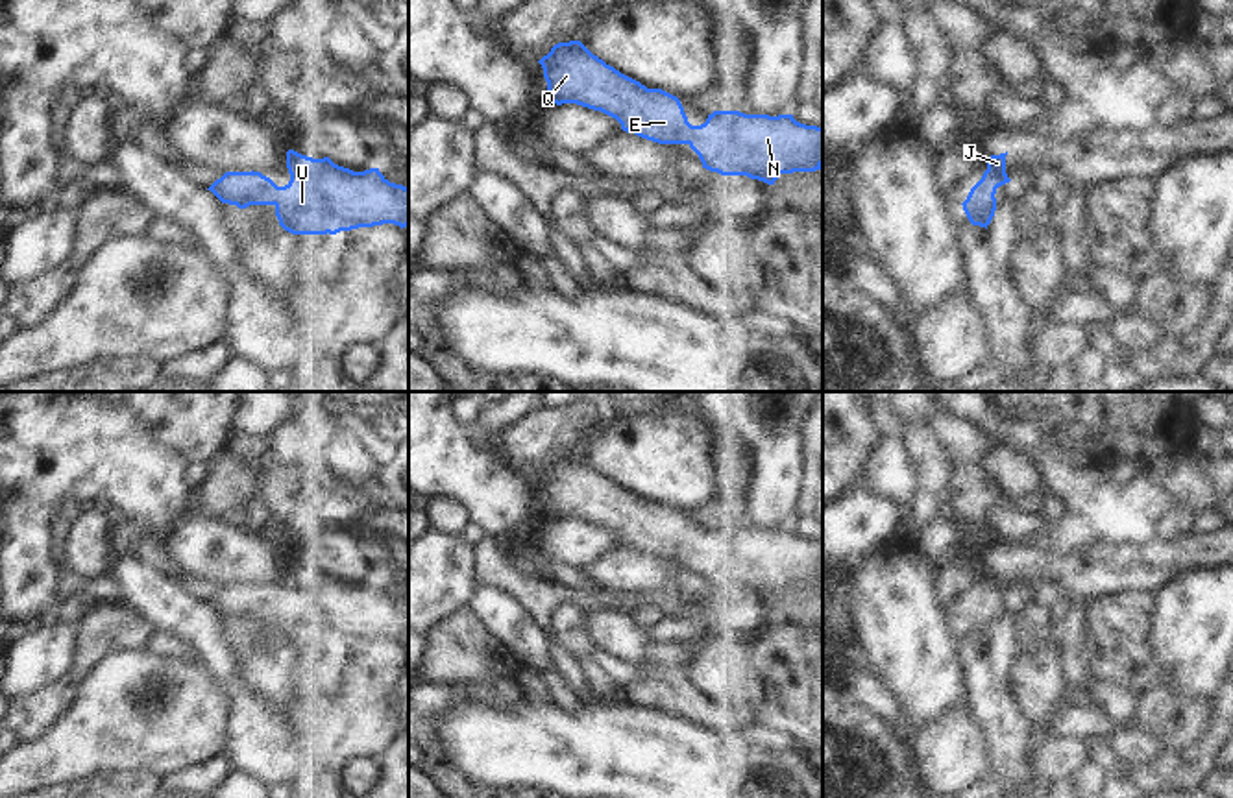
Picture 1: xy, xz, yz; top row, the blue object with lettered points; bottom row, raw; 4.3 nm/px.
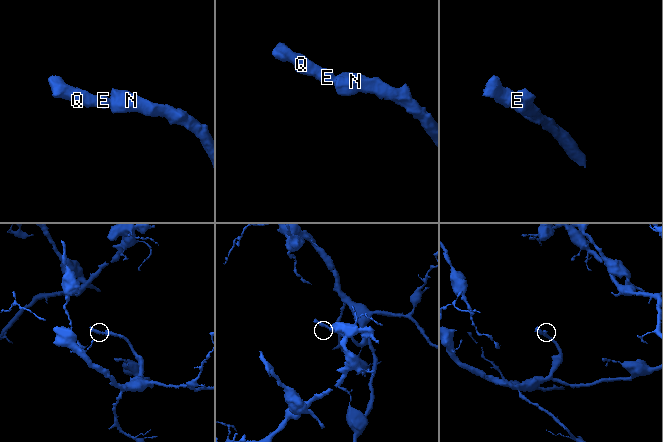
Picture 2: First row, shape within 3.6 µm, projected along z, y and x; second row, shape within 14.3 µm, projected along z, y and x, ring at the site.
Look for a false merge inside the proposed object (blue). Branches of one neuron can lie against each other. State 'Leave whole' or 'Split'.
Leave whole

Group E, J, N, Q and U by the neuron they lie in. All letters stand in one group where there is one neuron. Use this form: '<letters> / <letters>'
E J N Q U

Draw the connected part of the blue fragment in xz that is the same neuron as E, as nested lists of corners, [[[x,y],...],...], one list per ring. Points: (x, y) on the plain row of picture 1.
[[[580,454],[558,456],[538,475],[547,495],[545,512],[549,517],[577,517],[601,525],[621,538],[621,543],[658,558],[688,558],[701,573],[702,582],[721,589],[747,589],[751,593],[775,598],[780,587],[823,586],[823,541],[806,539],[793,528],[745,528],[739,525],[714,525],[701,539],[691,539],[680,514],[662,502],[647,502],[640,495],[621,488],[603,473],[593,469]]]

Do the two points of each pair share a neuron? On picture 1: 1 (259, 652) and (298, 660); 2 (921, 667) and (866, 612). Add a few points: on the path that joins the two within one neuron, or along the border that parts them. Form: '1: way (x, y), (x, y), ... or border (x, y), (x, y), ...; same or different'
1: border (283, 643), (274, 669), (276, 684); different
2: way (908, 654), (878, 625); same

